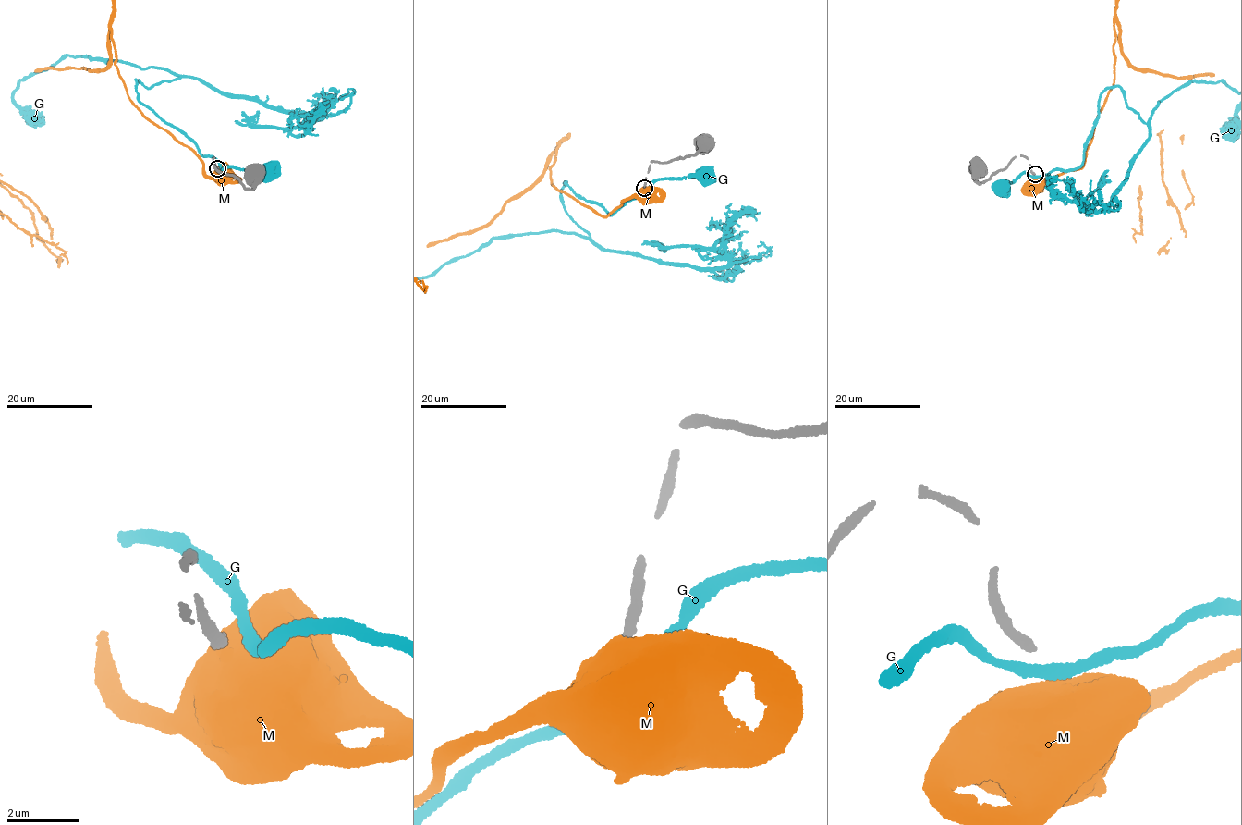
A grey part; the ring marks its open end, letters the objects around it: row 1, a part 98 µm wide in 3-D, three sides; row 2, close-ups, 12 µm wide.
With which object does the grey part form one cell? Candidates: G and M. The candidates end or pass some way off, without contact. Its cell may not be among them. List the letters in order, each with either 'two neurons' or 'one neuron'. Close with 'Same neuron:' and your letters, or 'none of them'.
G: two neurons
M: two neurons
Same neuron: none of them

